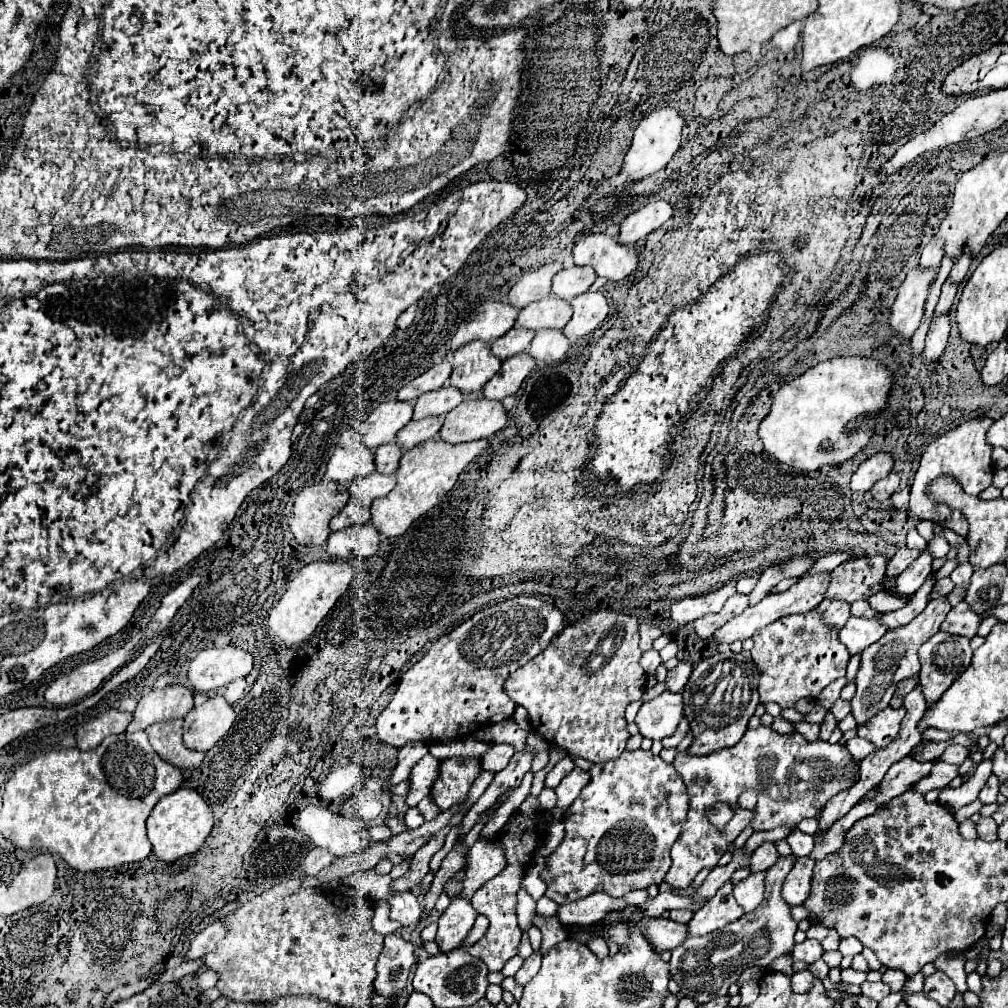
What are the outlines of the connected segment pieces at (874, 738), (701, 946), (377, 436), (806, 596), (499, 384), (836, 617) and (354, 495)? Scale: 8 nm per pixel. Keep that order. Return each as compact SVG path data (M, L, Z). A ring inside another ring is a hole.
M885 708L879 714L875 714L875 718L871 718L869 724L859 726L857 734L873 742L875 748L887 748L889 742L897 738L903 716L905 716L905 708L899 708L899 710Z
M795 856L779 858L765 874L765 900L753 914L745 914L739 920L727 924L723 930L715 930L709 936L687 938L681 946L671 950L671 978L679 984L681 992L693 998L699 1006L711 1002L713 998L725 996L729 986L737 980L741 968L763 966L767 968L773 960L791 954L795 942L793 934L797 922L789 914L789 904L781 898L781 882L793 868Z
M385 402L377 406L367 420L359 424L359 436L363 444L375 450L381 444L387 444L395 438L395 434L411 420L413 404L407 402Z
M825 574L819 576L811 576L811 578L799 578L797 584L793 584L787 592L779 592L779 594L769 594L767 598L763 598L757 606L749 606L743 614L739 614L737 618L731 618L725 626L721 626L721 630L717 630L711 638L711 642L715 646L721 644L731 644L735 640L747 640L751 638L759 628L767 626L769 622L775 622L783 616L791 616L791 614L801 614L801 612L809 612L813 608L819 606L821 602L821 594L825 594Z
M527 352L515 354L513 358L505 360L501 370L491 378L491 382L483 386L483 396L487 400L503 400L507 396L515 396L533 368L535 360Z
M831 602L829 608L823 612L823 624L827 624L829 628L839 630L841 626L845 626L847 618L849 618L849 606L847 602Z
M369 474L367 478L355 480L349 488L349 502L347 506L331 520L331 530L349 528L351 524L367 524L369 522L369 508L375 498L387 496L395 488L395 474L383 476L383 474Z

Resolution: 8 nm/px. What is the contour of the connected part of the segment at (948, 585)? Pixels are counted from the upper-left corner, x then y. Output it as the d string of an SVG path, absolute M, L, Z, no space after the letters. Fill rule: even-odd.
M941 578L941 580L933 586L933 592L929 594L929 602L935 600L935 598L939 598L939 596L947 596L951 590L953 590L951 578Z

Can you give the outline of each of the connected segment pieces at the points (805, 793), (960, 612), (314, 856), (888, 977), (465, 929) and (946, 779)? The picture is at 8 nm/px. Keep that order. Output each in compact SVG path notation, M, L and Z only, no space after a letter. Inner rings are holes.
M763 724L753 730L749 728L735 746L717 754L693 756L689 750L683 750L677 754L673 766L681 774L689 794L687 820L671 848L673 864L665 876L665 882L673 888L689 888L703 868L717 866L729 844L747 824L755 830L773 830L781 824L795 826L803 818L813 818L821 802L853 784L853 758L841 744L809 742L801 734L777 734L771 726ZM749 788L759 792L755 812L743 810L737 804L739 796ZM717 802L727 802L733 810L733 818L725 830L717 830L707 818L707 810Z
M961 602L955 608L951 608L951 612L947 614L947 618L941 624L941 630L949 632L949 634L965 636L965 638L975 638L979 624L981 624L981 616L975 614L967 606L967 602Z
M315 848L311 850L303 860L301 860L301 870L303 874L307 876L315 876L319 874L323 868L327 868L331 862L333 862L335 856L331 856L327 850L321 850L321 848Z
M885 970L885 974L883 974L883 982L891 988L891 992L899 992L903 988L905 980L907 980L907 976L901 974L899 970Z
M453 896L449 908L439 916L439 930L437 930L437 944L441 952L449 952L459 948L465 936L469 934L473 922L477 918L475 908L463 896Z
M937 760L937 764L933 766L931 774L927 778L921 778L921 782L913 784L911 790L919 792L919 794L927 794L929 790L937 790L937 788L945 788L955 776L959 774L959 766L955 764L947 764L943 760Z

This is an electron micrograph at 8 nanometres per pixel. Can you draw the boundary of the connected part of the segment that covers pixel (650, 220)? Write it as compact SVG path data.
M651 202L637 212L629 214L621 222L621 234L619 242L625 246L633 246L637 240L645 238L659 226L663 226L673 216L673 208L669 202Z

